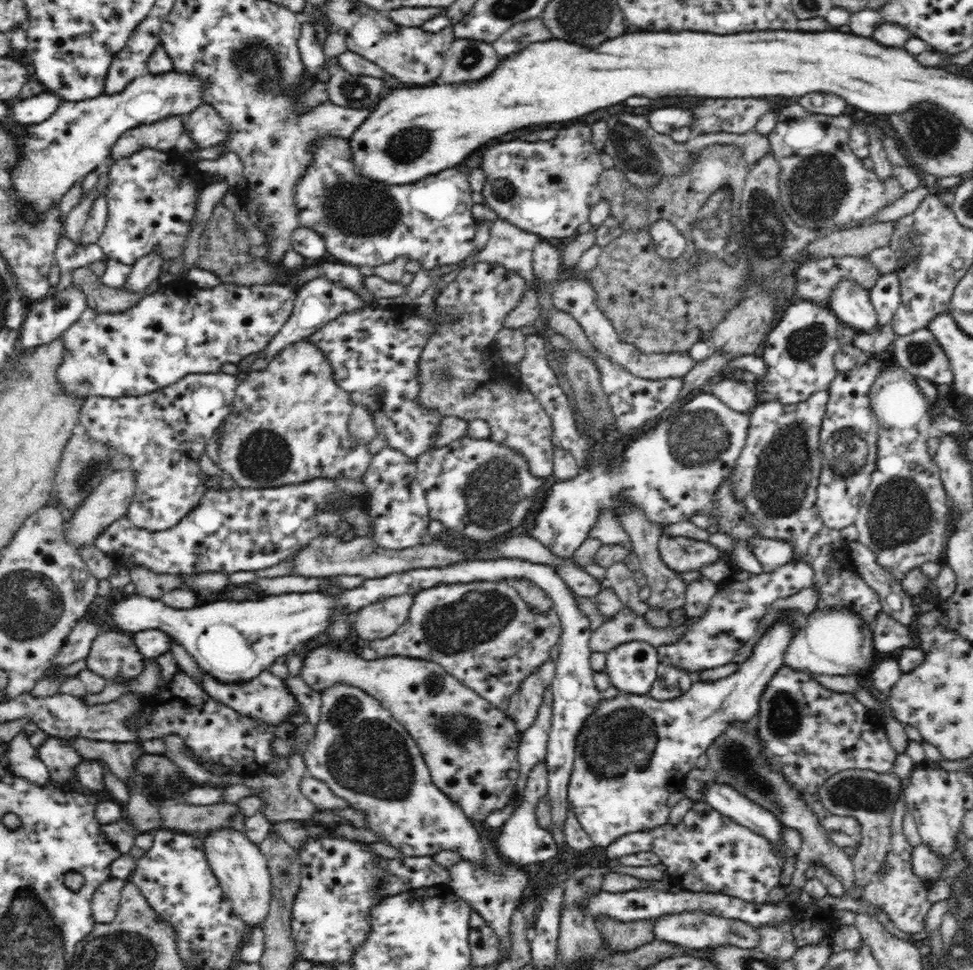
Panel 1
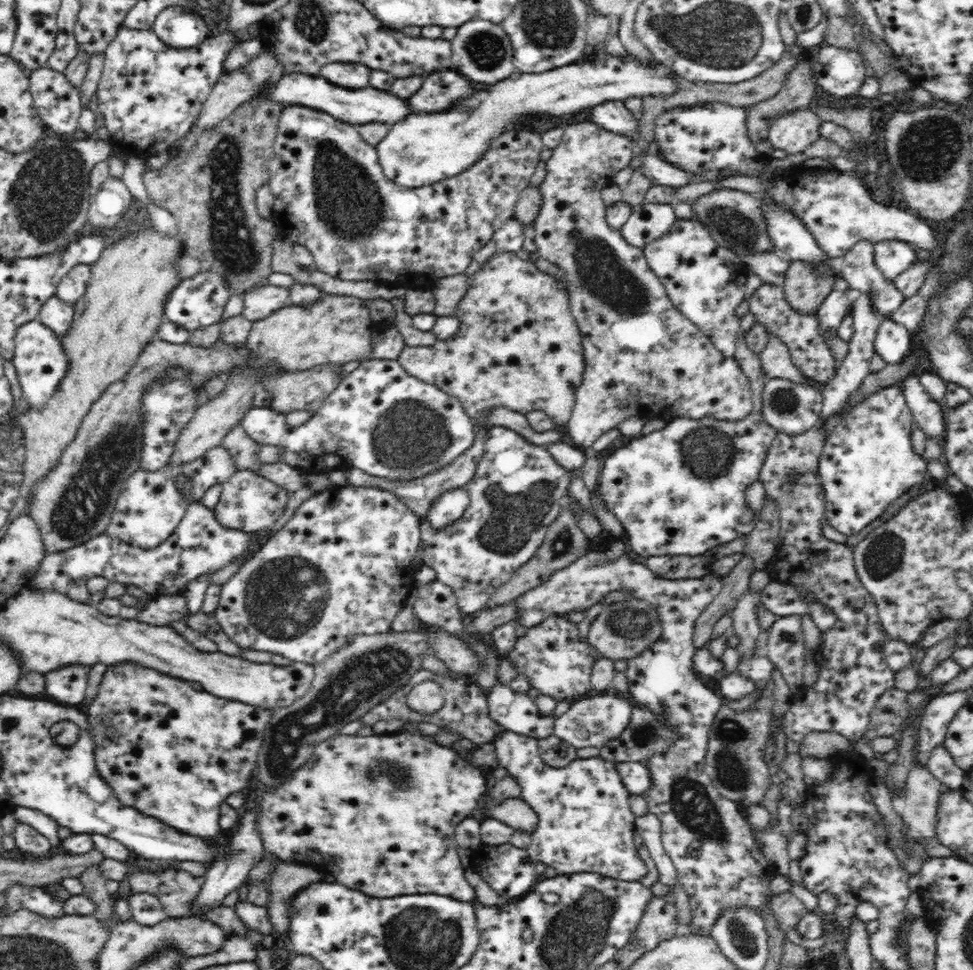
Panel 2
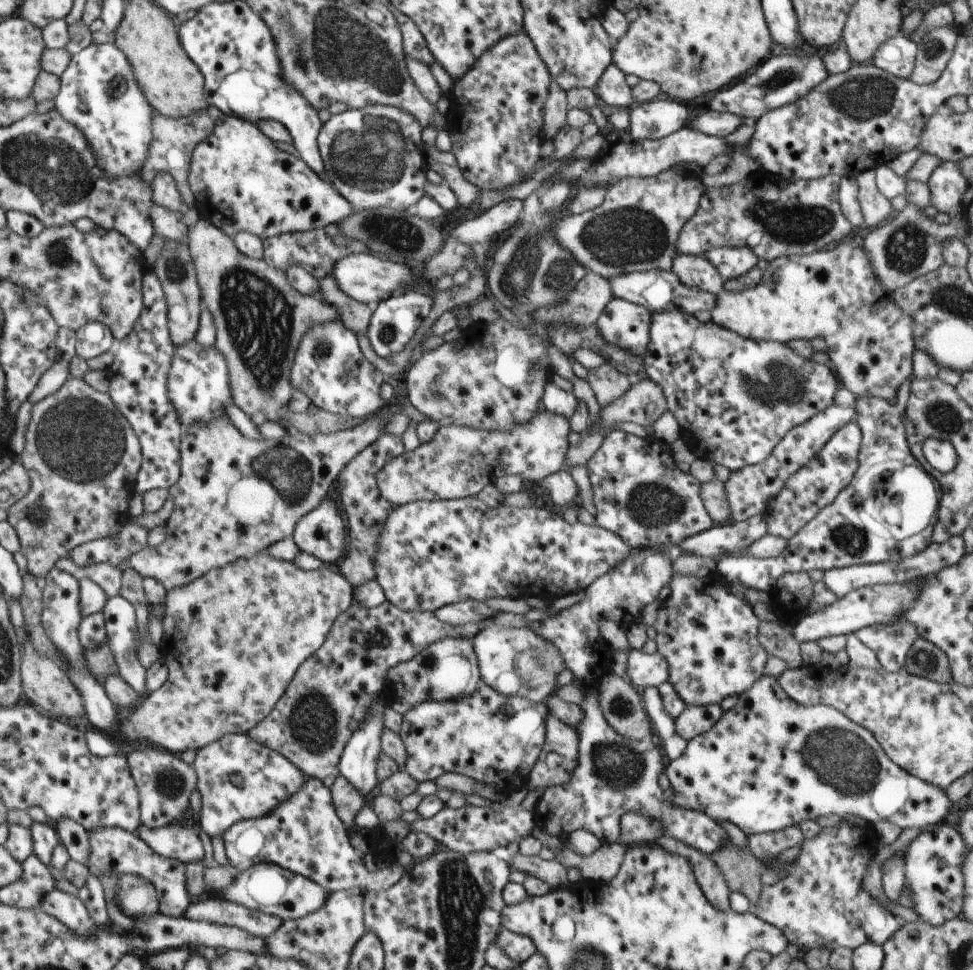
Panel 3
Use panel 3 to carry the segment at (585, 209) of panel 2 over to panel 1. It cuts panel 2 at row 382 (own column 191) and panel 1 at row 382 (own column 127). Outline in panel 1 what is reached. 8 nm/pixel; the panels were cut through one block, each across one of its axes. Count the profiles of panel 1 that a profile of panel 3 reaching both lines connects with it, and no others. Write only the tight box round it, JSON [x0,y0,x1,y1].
[706,377,757,412]

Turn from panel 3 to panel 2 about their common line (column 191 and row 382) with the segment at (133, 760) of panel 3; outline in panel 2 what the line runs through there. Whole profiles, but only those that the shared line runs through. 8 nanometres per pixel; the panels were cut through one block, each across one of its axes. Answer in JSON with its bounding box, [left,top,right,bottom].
[761,377,822,436]

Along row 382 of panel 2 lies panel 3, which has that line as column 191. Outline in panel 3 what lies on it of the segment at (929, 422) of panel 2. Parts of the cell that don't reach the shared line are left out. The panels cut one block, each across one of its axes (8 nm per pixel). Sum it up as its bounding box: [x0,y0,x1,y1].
[183,897,284,940]

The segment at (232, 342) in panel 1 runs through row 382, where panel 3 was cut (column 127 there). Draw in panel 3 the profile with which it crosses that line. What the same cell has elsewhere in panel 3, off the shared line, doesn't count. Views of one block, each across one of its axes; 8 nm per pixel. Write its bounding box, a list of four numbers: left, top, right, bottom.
[55,42,152,177]

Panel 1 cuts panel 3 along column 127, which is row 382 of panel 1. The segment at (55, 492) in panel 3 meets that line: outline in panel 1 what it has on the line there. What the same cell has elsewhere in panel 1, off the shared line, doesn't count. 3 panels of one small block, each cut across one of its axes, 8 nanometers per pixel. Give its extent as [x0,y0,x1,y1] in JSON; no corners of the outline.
[415,262,553,479]

